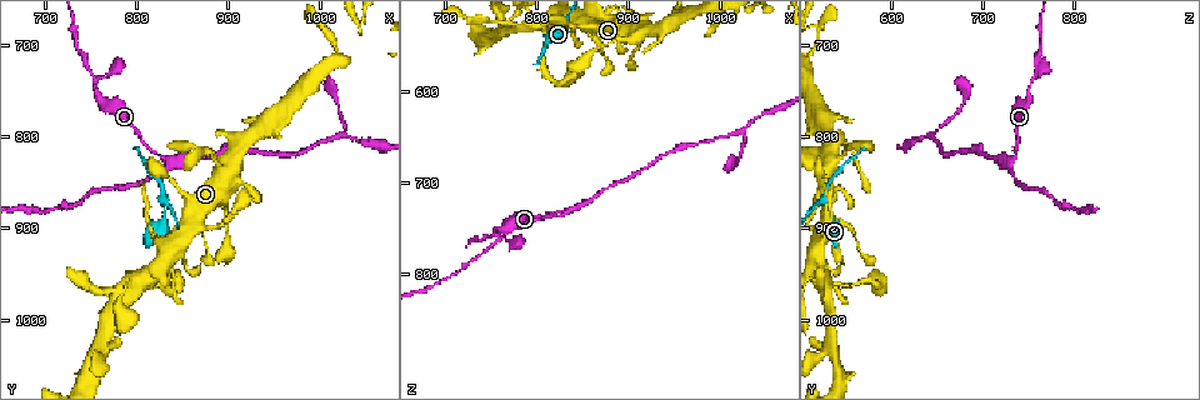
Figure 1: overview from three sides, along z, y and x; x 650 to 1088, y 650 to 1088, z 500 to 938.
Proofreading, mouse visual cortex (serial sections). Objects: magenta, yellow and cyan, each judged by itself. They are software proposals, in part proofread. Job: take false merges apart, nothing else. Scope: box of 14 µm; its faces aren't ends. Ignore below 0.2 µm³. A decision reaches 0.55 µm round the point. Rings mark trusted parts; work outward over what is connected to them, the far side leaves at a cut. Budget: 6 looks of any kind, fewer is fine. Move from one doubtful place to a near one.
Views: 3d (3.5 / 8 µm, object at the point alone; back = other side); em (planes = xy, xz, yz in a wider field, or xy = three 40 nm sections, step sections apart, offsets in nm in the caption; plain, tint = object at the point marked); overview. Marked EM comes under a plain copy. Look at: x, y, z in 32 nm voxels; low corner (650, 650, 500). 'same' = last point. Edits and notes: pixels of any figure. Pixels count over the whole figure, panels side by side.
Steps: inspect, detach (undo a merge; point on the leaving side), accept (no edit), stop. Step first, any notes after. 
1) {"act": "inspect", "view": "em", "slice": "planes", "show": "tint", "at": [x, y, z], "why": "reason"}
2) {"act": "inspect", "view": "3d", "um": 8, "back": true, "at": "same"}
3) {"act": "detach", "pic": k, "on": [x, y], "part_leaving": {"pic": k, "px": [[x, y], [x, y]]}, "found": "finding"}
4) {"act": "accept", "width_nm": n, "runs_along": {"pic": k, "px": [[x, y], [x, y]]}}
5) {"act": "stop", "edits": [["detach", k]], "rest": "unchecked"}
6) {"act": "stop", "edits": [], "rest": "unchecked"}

{"act": "inspect", "view": "em", "slice": "xy", "step": 3, "show": "tint", "at": [895, 825, 535], "why": "three arms meet"}

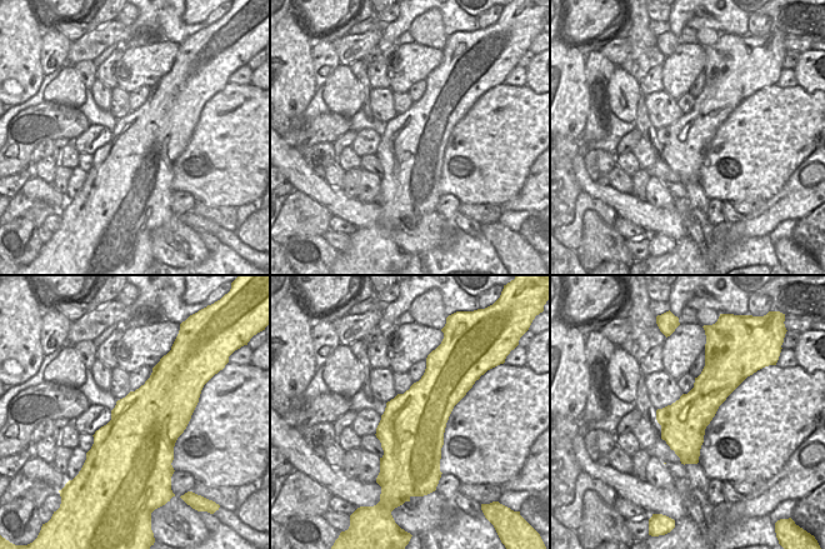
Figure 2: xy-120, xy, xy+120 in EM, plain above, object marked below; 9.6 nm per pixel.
{"act": "inspect", "view": "3d", "um": 3.5, "at": "same", "why": "see where the arms go"}

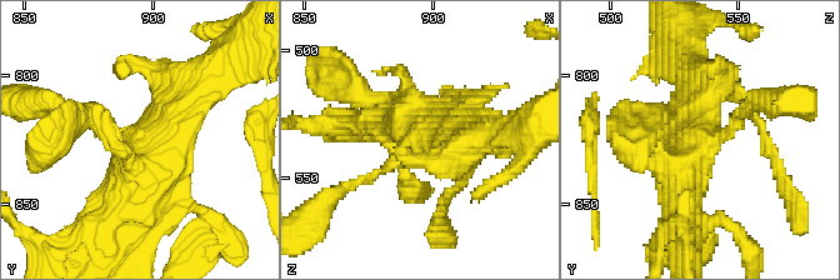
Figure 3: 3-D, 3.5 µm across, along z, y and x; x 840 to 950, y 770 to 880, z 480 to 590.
{"act": "accept", "runs_along": {"pic": 3, "px": [[681, 211], [685, 165], [746, 108]]}, "found": "all the same cell"}

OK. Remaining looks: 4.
{"act": "inspect", "view": "3d", "um": 8, "back": true, "at": [825, 960, 590], "why": "abrupt turn"}

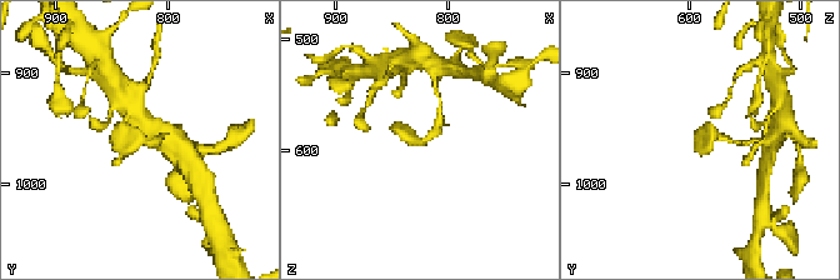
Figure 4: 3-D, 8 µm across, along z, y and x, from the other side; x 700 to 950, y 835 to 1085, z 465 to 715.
{"act": "inspect", "view": "em", "slice": "xy", "step": 5, "show": "tint", "at": [824, 960, 594]}

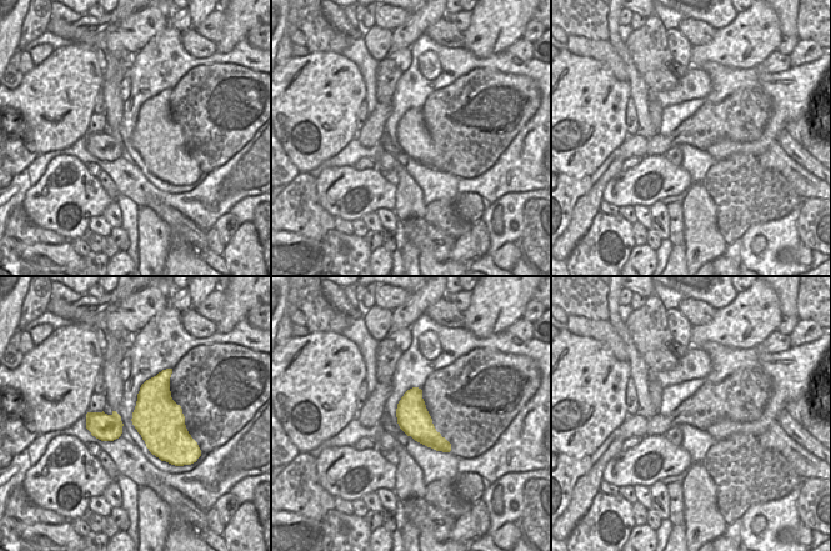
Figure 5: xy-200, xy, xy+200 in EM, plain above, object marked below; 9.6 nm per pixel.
{"act": "accept", "runs_along": {"pic": 4, "px": [[440, 114], [425, 140], [403, 133]]}, "found": "one cell here"}

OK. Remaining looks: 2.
{"act": "inspect", "view": "3d", "um": 8, "at": [835, 825, 730], "why": "three arms meet"}

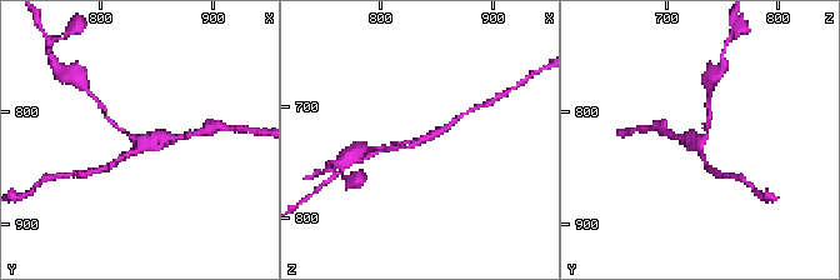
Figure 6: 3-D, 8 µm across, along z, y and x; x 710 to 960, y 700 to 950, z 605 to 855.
{"act": "inspect", "view": "3d", "um": 3.5, "at": [834, 826, 732]}

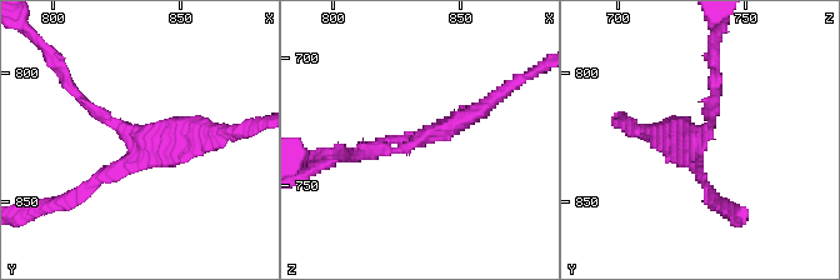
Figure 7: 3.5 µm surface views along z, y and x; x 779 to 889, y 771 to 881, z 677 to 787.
{"act": "accept", "arm_widths_nm": [100, 150, 250], "runs_along": {"pic": 7, "px": [[354, 155], [404, 149], [491, 101]]}, "found": "one cell here"}

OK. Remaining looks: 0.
{"act": "stop", "edits": [], "rest": "unchecked"}

